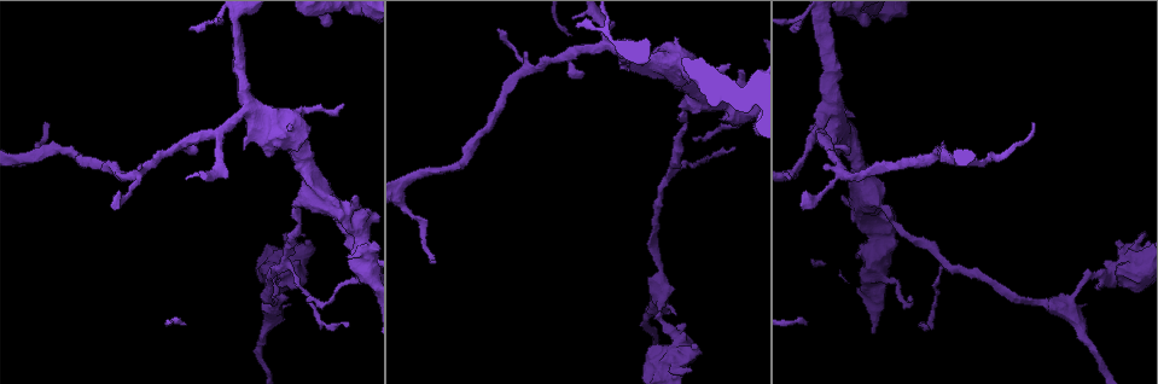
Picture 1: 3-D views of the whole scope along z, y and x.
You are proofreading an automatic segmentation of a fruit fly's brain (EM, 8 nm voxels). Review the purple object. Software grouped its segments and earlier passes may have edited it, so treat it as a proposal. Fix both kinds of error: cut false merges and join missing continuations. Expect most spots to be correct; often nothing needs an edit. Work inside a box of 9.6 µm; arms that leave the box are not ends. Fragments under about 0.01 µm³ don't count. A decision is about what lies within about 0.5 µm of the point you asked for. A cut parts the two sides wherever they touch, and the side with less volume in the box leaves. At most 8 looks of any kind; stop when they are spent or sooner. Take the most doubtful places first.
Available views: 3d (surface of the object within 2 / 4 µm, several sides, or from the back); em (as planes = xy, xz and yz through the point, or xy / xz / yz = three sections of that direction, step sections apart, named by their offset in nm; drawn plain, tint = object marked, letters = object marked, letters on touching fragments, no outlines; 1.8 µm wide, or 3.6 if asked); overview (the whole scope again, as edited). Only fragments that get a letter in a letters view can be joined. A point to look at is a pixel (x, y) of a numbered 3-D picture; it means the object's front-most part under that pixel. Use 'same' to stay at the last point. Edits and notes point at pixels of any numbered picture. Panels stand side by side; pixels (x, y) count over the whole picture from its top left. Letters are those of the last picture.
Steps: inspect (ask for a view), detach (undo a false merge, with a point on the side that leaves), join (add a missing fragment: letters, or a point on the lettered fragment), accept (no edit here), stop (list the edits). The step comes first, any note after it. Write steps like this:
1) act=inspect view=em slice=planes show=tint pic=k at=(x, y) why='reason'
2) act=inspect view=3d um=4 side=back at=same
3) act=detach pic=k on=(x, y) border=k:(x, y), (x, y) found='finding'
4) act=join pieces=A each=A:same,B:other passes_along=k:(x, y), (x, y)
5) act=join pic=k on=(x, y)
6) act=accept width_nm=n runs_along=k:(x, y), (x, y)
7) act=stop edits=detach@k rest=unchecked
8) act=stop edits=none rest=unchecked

act=inspect view=em um=3.6 slice=planes show=letters pic=1 at=(866, 22) why='thick end'

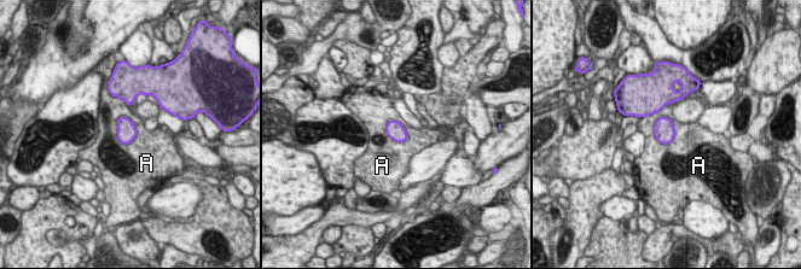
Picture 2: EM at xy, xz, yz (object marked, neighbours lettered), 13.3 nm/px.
act=accept each=A:other border=2:(660, 116), (654, 135), (667, 145) found='no lettered fragment goes on from it'

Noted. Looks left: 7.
act=inspect view=em slice=planes show=letters pic=1 at=(432, 260) why='tapers out'

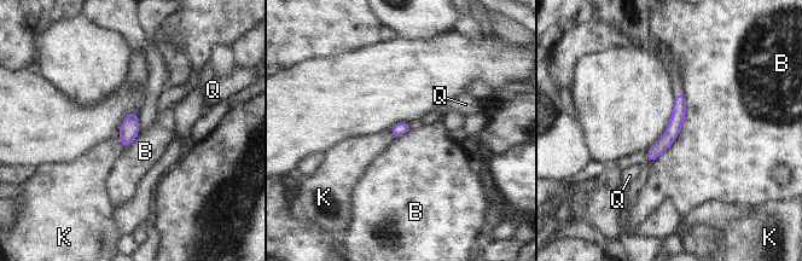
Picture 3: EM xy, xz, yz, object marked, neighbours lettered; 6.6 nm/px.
act=accept each=B:other,K:other,Q:other border=3:(684, 94), (680, 131), (654, 162) found='no lettered fragment goes on from it'

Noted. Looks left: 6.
act=inspect view=em slice=xz step=16 show=letters pic=1 at=(244, 149) why='stops while still wide'

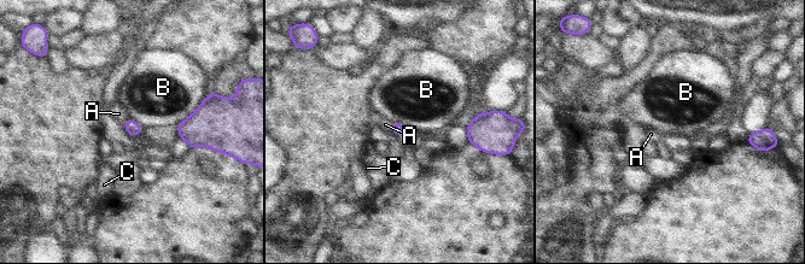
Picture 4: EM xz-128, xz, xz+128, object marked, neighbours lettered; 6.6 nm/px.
act=inspect view=em slice=planes show=letters at=same

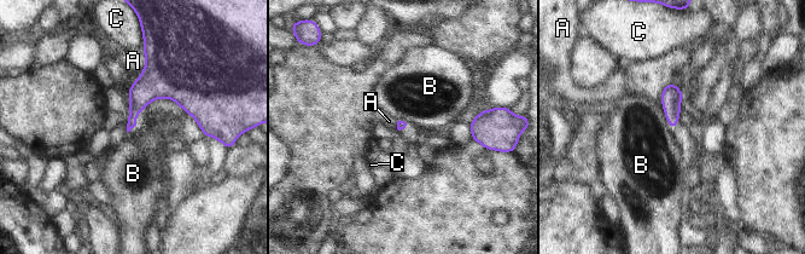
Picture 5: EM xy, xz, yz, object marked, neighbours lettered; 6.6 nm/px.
act=accept each=A:other,B:other,C:other border=5:(660, 103), (670, 130) found='none of them fits'

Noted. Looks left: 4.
act=stop edits=none rest=unchecked

